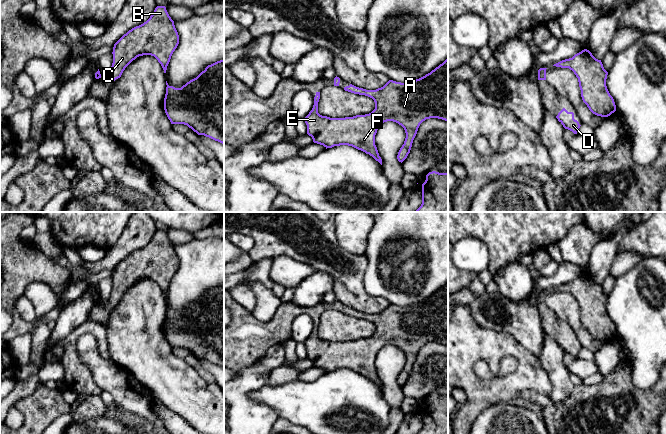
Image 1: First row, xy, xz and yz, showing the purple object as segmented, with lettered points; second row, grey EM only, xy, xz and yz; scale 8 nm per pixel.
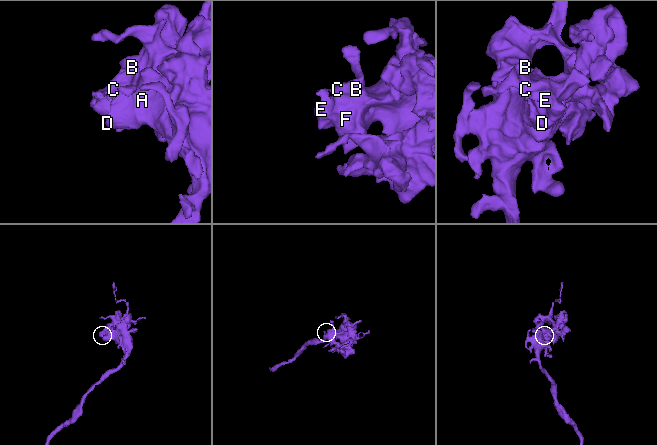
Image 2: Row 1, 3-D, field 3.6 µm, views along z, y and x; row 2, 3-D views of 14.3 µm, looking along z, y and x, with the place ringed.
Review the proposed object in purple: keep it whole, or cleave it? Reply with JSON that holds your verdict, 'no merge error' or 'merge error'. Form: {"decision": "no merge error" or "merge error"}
{"decision": "no merge error"}

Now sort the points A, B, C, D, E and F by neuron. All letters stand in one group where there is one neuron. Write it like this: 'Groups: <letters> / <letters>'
Groups: A B C D E F

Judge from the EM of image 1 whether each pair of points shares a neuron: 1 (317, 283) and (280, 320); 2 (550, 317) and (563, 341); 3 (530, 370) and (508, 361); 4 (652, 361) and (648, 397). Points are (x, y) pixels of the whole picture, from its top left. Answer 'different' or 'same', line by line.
1: different
2: same
3: different
4: different

